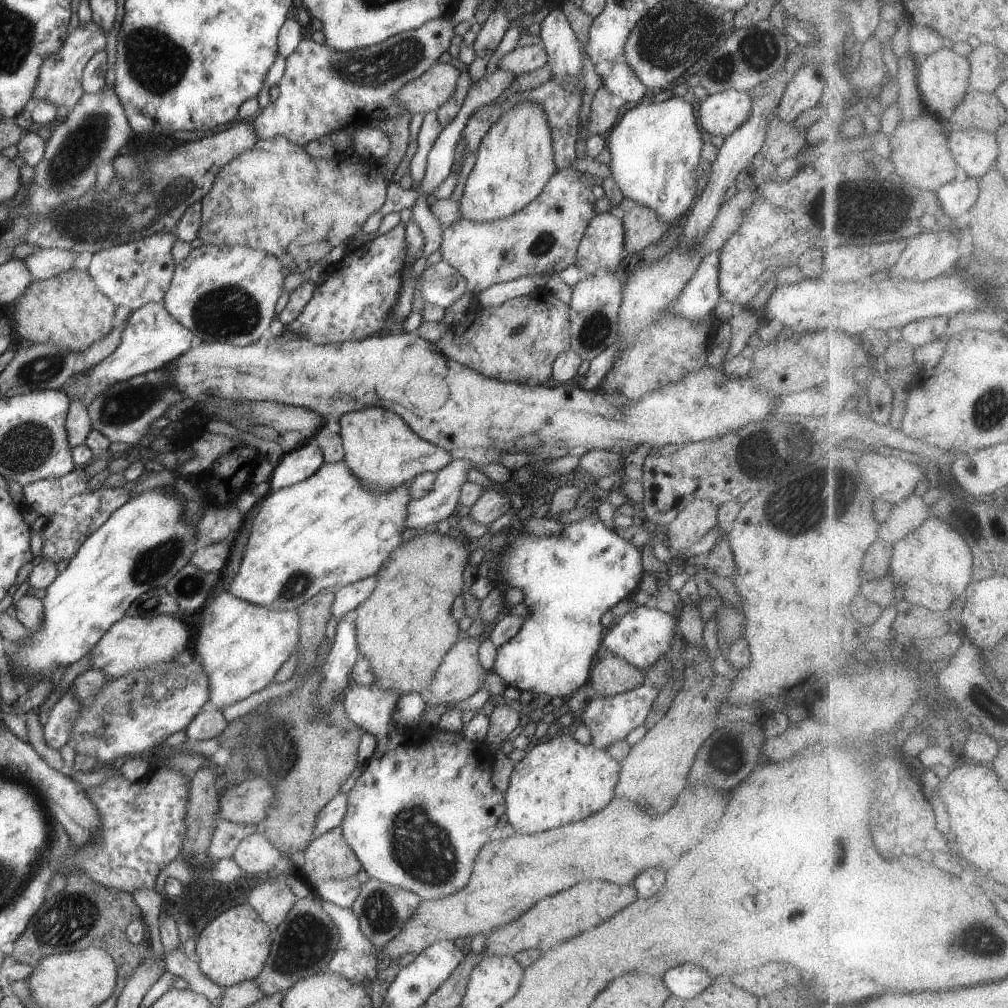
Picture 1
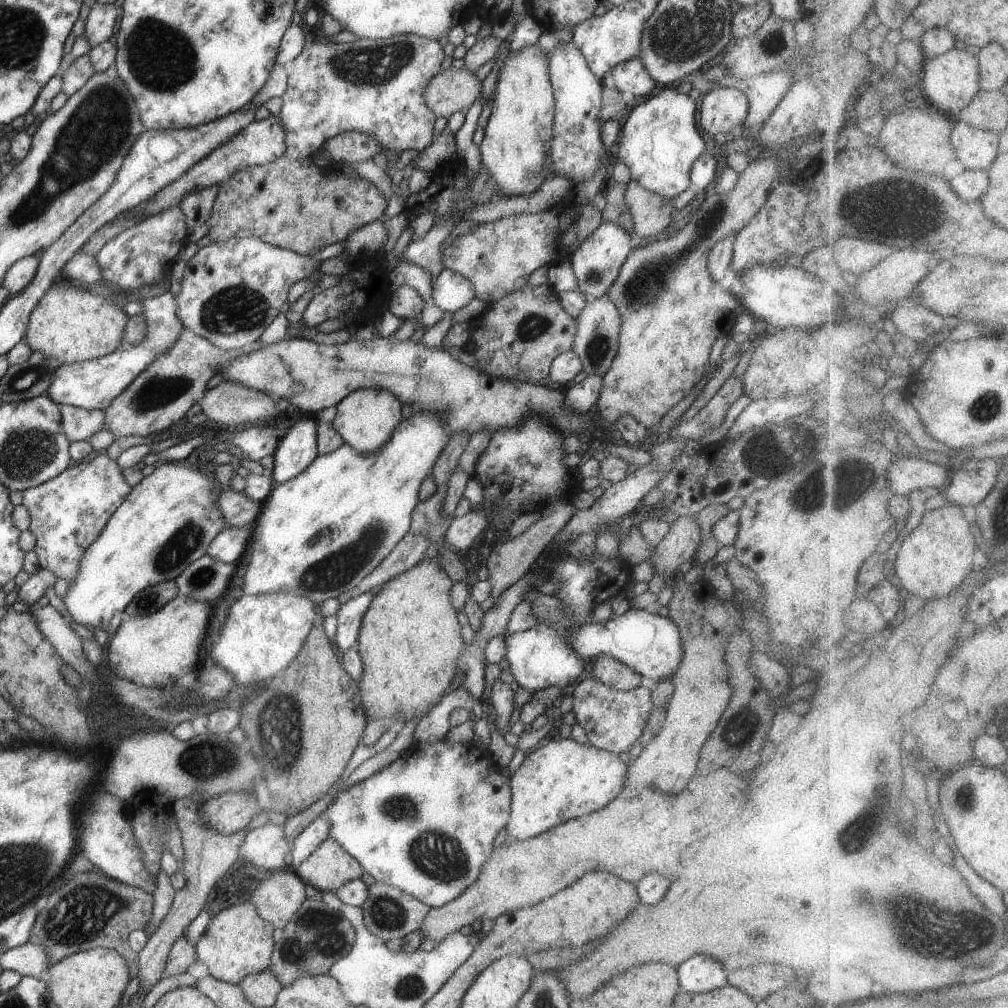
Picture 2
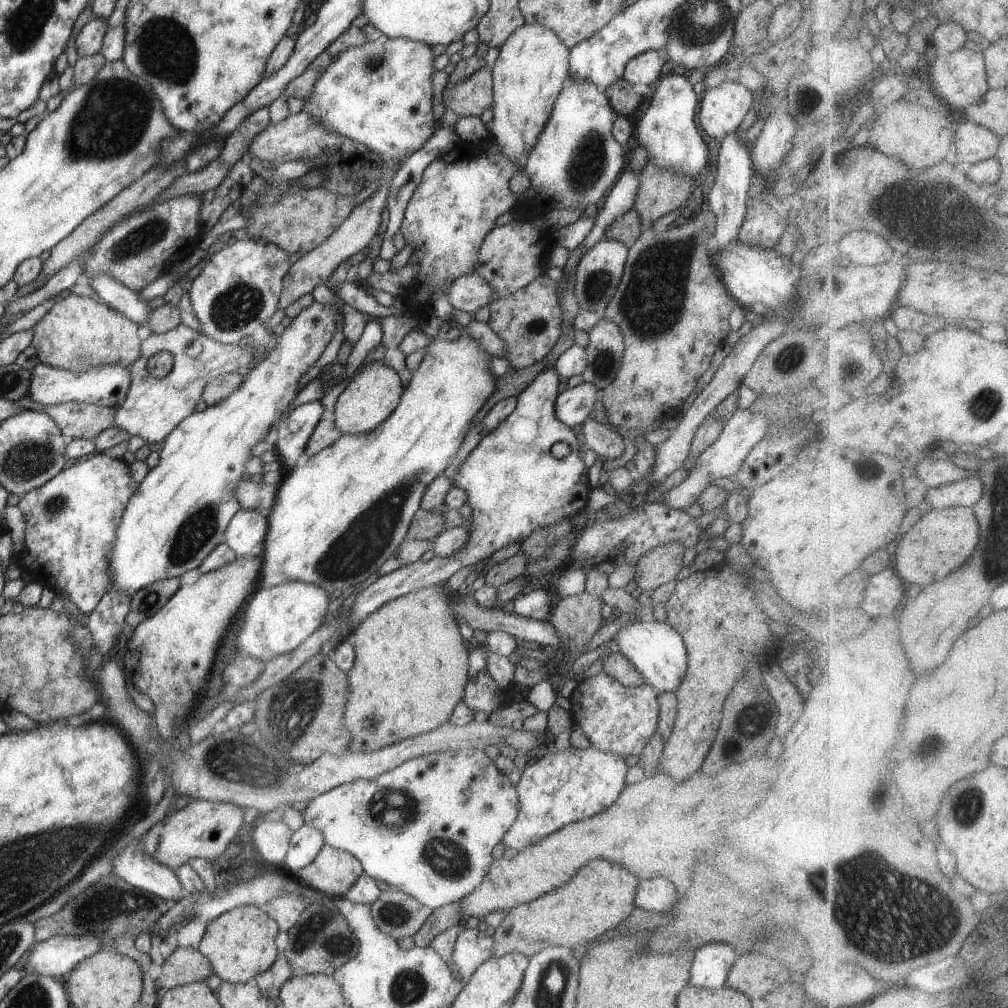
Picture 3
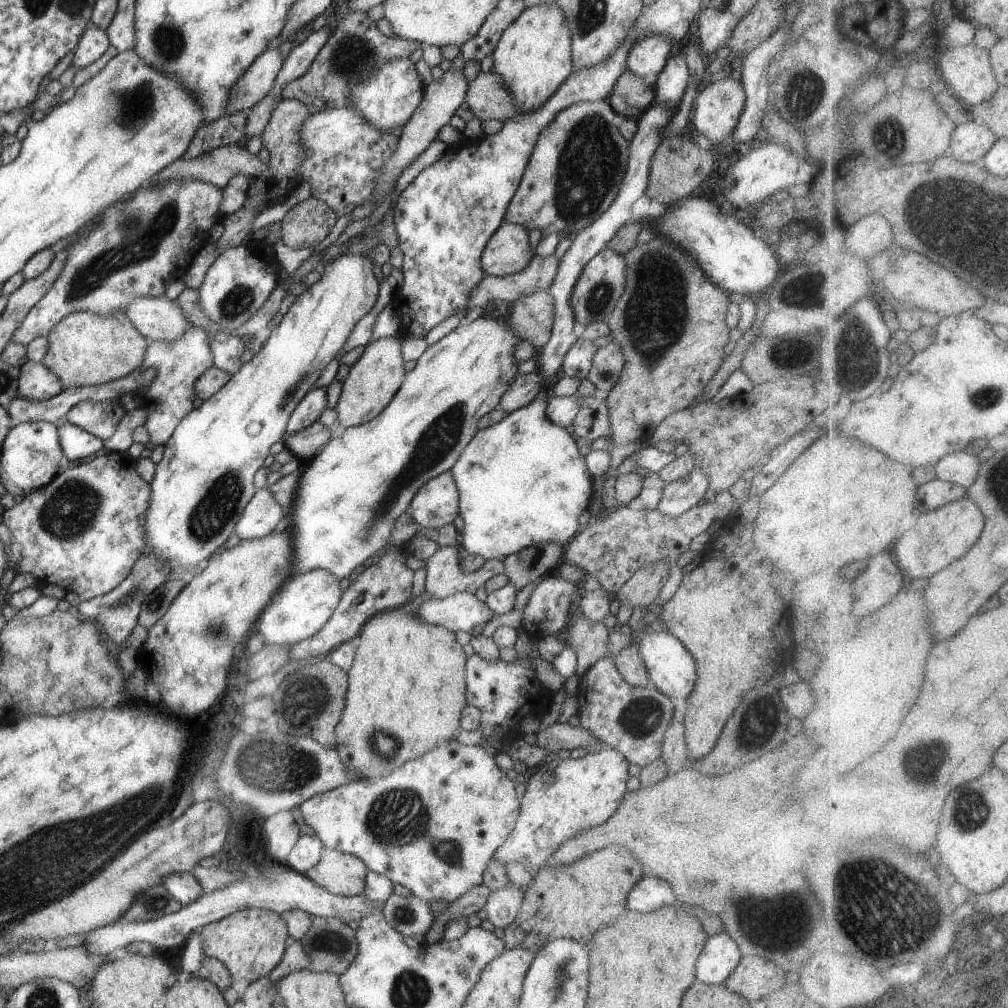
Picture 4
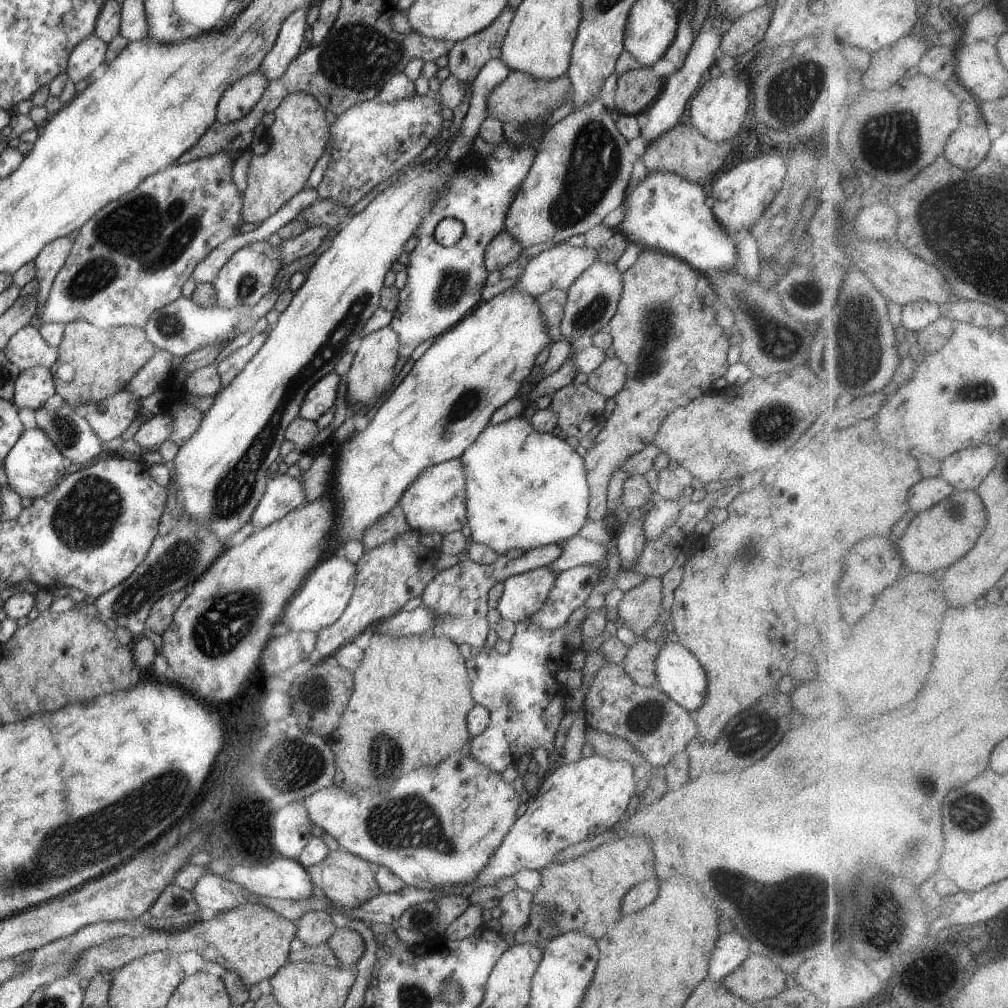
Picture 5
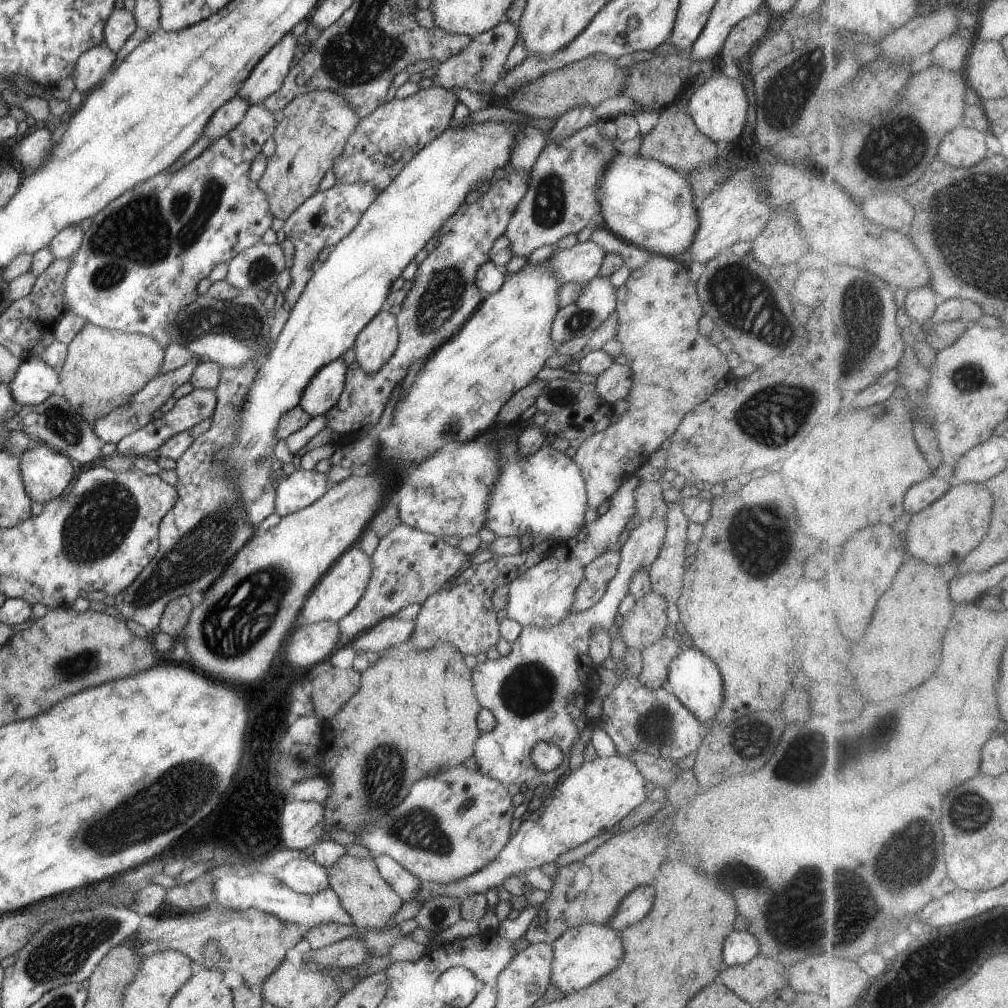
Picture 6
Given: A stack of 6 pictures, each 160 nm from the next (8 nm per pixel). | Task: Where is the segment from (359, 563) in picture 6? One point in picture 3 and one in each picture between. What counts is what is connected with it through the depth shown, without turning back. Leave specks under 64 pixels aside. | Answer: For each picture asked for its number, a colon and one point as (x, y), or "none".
3: (278, 619)
4: (305, 602)
5: (325, 593)

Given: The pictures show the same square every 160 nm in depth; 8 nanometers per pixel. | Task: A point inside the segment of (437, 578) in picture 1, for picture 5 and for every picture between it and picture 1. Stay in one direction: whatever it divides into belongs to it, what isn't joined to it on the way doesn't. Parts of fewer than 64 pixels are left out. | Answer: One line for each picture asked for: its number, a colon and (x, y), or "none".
2: (410, 644)
3: (410, 671)
4: (406, 690)
5: (411, 694)

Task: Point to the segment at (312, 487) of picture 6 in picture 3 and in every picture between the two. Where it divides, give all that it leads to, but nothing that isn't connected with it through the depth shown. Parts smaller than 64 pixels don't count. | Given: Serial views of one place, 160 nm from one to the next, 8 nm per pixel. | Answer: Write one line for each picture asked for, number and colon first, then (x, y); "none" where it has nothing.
3: (246, 534)
4: (261, 516)
5: (283, 494)

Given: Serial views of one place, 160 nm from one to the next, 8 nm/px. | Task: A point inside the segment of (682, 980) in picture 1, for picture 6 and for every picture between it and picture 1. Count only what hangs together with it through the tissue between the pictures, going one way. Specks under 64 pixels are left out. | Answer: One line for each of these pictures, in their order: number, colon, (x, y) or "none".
2: (701, 974)
3: (710, 968)
4: (720, 958)
5: (731, 950)
6: (740, 947)

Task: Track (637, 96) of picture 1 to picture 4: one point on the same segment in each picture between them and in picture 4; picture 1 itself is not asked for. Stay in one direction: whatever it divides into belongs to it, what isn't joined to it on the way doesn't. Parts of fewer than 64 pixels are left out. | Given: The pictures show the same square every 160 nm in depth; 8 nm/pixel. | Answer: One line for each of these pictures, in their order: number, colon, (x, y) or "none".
2: (632, 76)
3: (646, 67)
4: (650, 55)

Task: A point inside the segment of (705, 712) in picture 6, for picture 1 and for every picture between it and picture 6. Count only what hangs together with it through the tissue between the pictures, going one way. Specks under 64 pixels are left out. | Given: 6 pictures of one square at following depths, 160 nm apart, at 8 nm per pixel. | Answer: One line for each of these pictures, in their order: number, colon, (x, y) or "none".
1: (643, 636)
2: (650, 644)
3: (656, 649)
4: (672, 671)
5: (679, 675)

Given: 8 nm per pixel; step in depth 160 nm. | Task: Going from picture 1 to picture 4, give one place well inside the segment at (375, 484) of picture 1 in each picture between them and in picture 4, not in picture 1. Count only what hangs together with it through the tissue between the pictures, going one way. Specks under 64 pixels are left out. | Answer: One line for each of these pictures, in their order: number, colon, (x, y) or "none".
2: (366, 418)
3: (375, 391)
4: (376, 377)

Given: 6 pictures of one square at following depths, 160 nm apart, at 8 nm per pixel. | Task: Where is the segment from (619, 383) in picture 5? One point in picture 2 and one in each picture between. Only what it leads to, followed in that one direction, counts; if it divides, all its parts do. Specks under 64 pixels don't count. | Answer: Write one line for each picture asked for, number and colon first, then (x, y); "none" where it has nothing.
2: (596, 342)
3: (605, 350)
4: (608, 362)

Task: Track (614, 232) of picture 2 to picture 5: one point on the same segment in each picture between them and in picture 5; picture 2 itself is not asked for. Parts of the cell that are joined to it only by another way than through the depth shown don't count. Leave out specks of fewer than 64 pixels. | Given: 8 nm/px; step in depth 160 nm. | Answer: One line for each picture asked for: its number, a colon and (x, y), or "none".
3: (597, 276)
4: (602, 282)
5: (592, 300)

